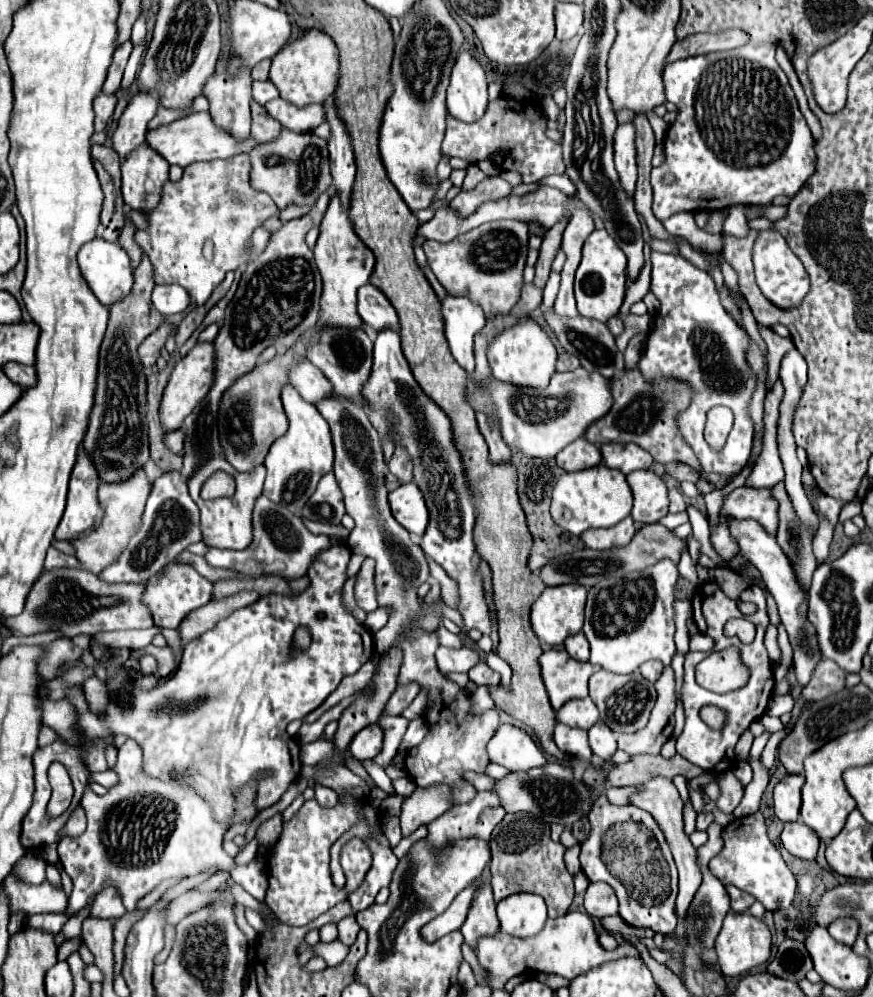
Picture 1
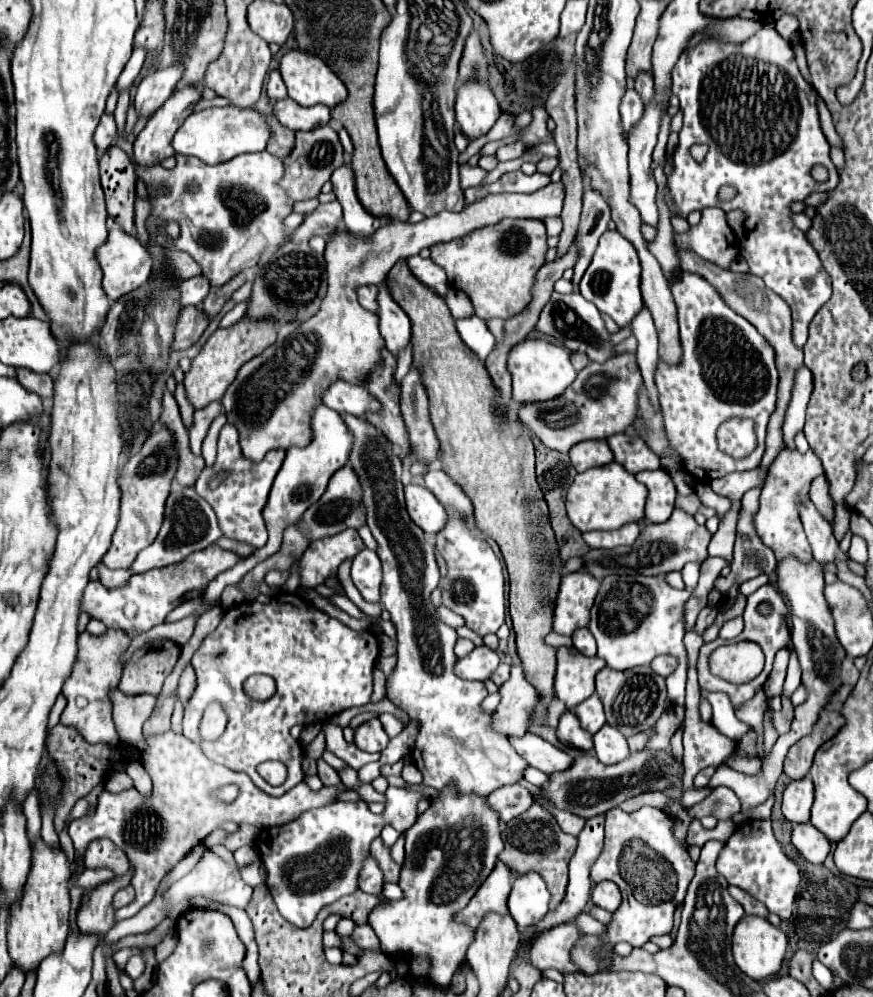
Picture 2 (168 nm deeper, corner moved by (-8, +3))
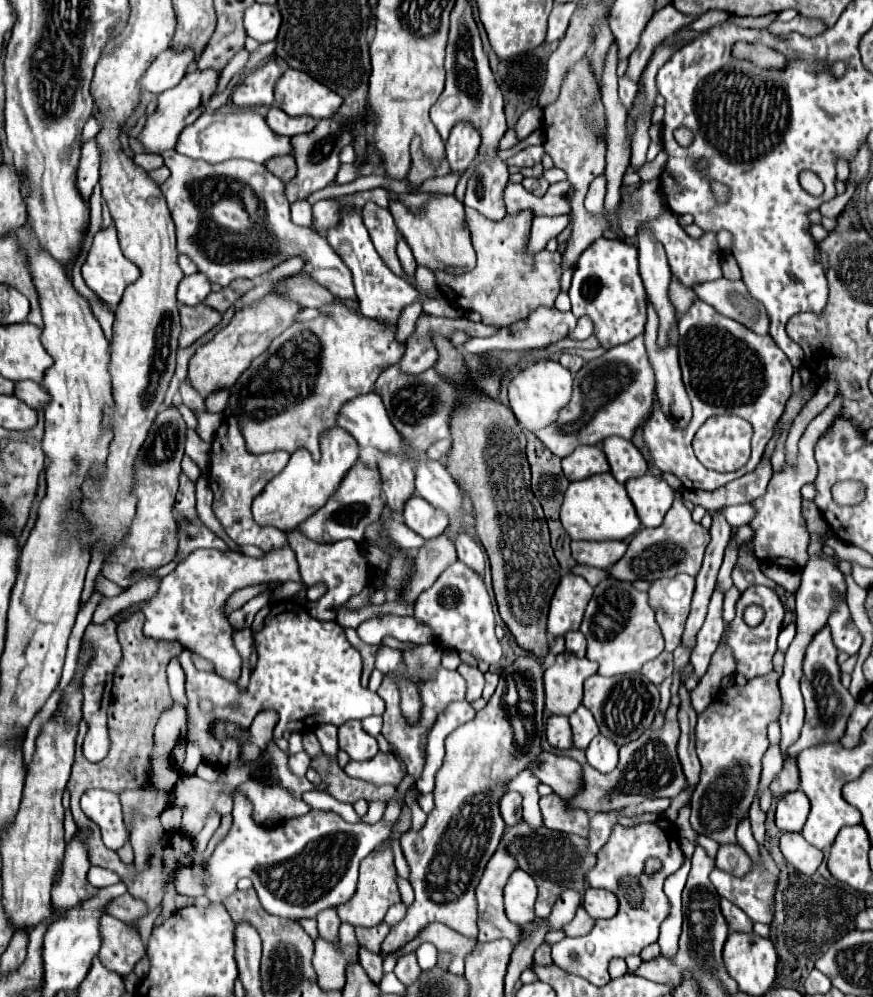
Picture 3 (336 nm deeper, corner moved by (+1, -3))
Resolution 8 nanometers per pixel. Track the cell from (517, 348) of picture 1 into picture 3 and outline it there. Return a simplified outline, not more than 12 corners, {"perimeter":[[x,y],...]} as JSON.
{"perimeter":[[559,361],[531,363],[509,383],[521,427],[555,423],[573,375]]}

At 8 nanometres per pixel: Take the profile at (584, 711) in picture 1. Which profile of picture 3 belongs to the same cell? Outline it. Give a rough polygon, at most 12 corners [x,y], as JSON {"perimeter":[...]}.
{"perimeter":[[583,705],[569,717],[573,745],[587,749],[599,733],[591,711]]}

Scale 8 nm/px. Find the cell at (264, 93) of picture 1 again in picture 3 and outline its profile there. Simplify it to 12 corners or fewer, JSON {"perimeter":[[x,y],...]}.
{"perimeter":[[277,57],[233,91],[237,107],[271,105],[283,75]]}

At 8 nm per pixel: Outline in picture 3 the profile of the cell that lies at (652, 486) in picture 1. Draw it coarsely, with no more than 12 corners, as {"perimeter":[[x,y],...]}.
{"perimeter":[[653,473],[625,483],[643,527],[661,525],[673,489]]}

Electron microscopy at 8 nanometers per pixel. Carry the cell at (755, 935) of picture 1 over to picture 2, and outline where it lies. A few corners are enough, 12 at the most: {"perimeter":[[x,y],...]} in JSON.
{"perimeter":[[742,917],[732,955],[756,981],[774,977],[786,935],[764,917]]}

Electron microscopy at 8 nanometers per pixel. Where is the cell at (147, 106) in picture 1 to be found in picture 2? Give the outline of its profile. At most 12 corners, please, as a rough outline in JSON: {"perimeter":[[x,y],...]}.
{"perimeter":[[182,65],[148,73],[134,97],[138,117],[152,117],[174,93]]}

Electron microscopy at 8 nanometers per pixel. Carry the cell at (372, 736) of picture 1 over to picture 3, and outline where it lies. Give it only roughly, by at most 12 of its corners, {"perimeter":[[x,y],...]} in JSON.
{"perimeter":[[361,721],[339,727],[339,749],[351,761],[367,761],[379,751]]}

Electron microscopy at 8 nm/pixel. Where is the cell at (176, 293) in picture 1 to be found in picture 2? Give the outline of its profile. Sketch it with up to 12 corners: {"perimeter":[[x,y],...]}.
{"perimeter":[[206,277],[182,281],[180,305],[200,305],[210,291]]}

